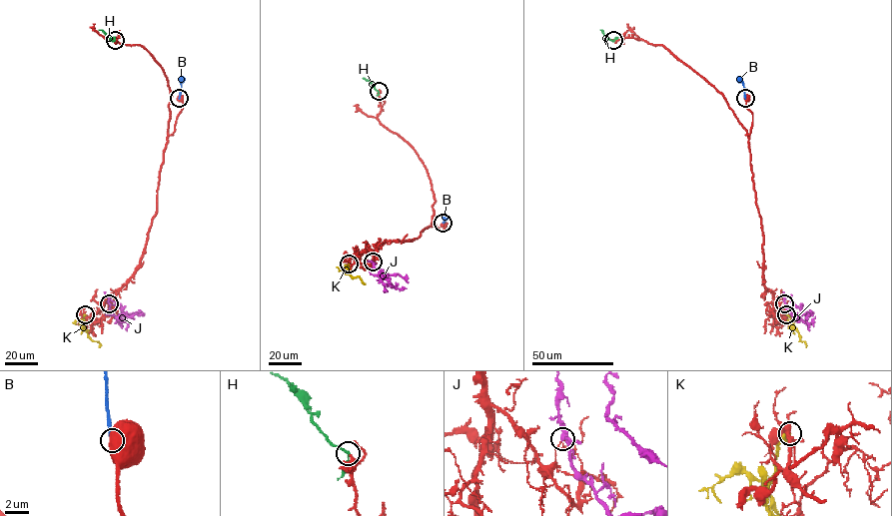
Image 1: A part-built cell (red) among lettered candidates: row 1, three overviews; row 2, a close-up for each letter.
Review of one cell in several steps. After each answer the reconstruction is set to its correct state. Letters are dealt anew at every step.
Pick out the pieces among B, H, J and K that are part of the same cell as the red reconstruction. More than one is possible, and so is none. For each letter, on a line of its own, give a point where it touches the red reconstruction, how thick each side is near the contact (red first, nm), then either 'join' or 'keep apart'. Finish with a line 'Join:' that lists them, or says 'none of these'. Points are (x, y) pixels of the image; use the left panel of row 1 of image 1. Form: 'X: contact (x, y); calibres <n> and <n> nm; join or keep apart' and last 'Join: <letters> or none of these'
B: contact (179, 98); calibres 650 and 240 nm; keep apart
H: contact (115, 40); calibres 280 and 130 nm; join
J: contact (109, 303); calibres 60 and 260 nm; keep apart
K: contact (85, 314); calibres 360 and 190 nm; keep apart
Join: H

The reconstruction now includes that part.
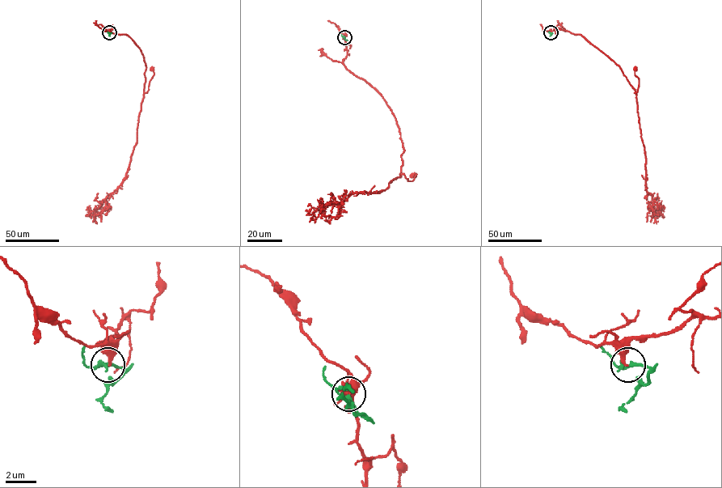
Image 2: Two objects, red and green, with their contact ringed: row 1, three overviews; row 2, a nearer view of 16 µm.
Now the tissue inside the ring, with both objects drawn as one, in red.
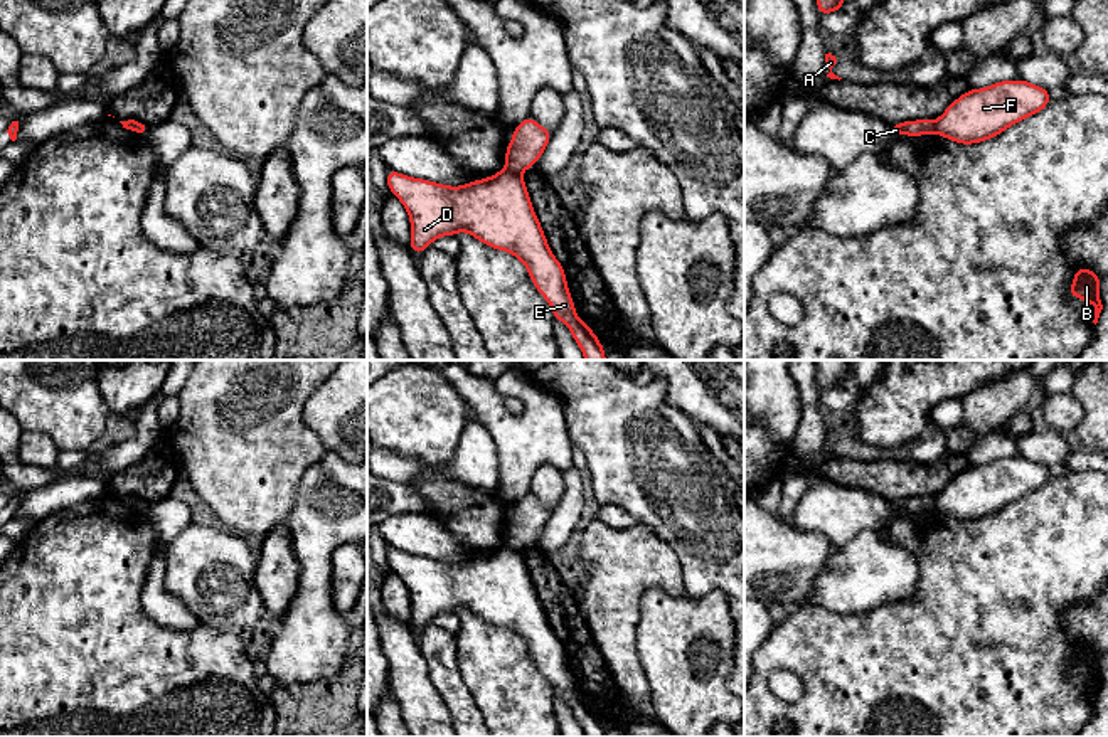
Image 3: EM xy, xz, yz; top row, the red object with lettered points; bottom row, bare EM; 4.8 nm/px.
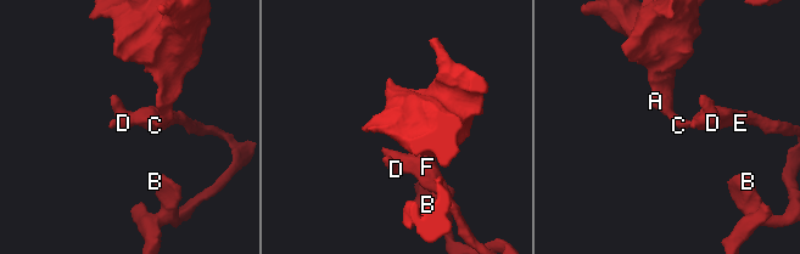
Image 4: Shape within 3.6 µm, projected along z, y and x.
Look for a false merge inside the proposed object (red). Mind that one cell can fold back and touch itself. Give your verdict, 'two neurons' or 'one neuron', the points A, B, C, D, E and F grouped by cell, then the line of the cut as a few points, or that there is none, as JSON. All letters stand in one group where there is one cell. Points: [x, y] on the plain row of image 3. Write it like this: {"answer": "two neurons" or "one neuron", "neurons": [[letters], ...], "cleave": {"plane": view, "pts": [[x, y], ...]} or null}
{"answer": "two neurons", "neurons": [["A", "C"], ["B", "D", "E", "F"]], "cleave": {"plane": "xz", "pts": [[506, 546], [519, 552]]}}

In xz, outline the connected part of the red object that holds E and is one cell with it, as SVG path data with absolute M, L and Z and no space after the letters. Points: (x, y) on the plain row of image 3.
M387 547L387 565L409 591L414 631L443 612L465 607L492 626L512 629L551 681L556 698L569 703L584 737L606 737L593 707L578 695L566 650L552 631L534 589L525 559L510 547L450 564Z

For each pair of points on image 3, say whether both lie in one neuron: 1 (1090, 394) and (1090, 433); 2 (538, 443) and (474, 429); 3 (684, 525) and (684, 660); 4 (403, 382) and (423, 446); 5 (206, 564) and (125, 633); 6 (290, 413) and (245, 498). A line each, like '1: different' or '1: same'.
1: same
2: different
3: different
4: same
5: different
6: same

